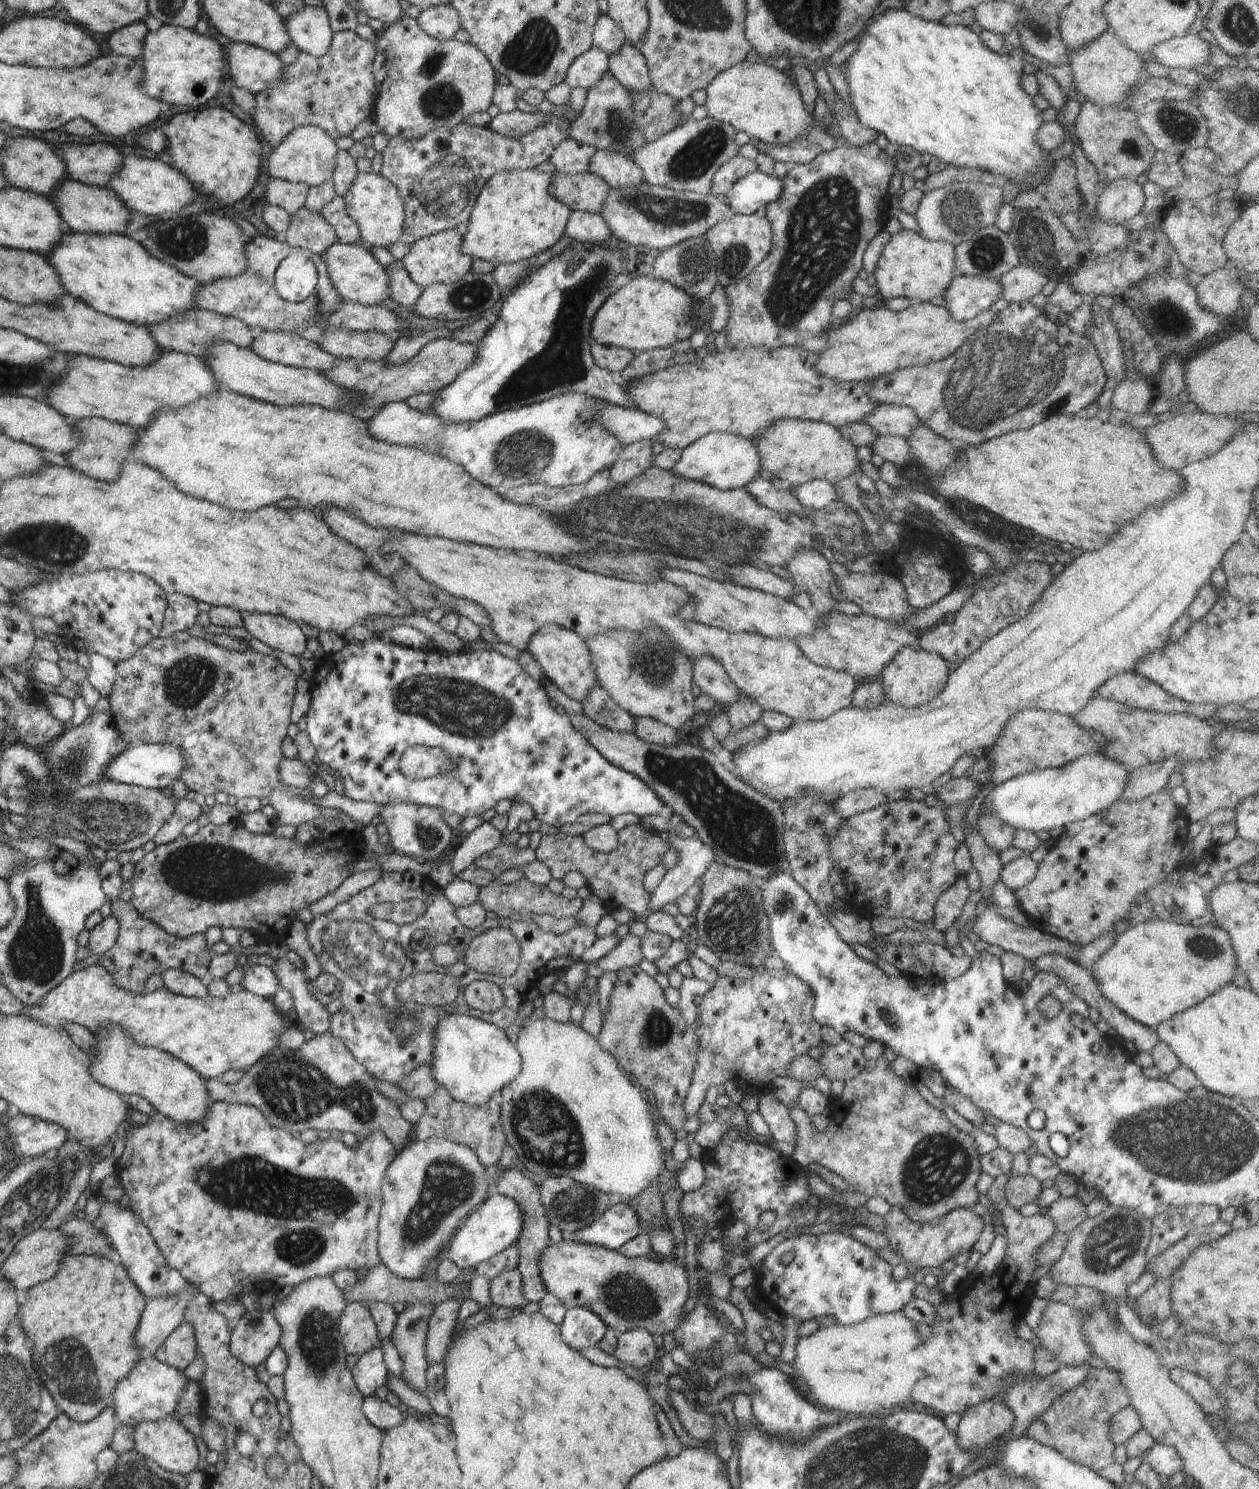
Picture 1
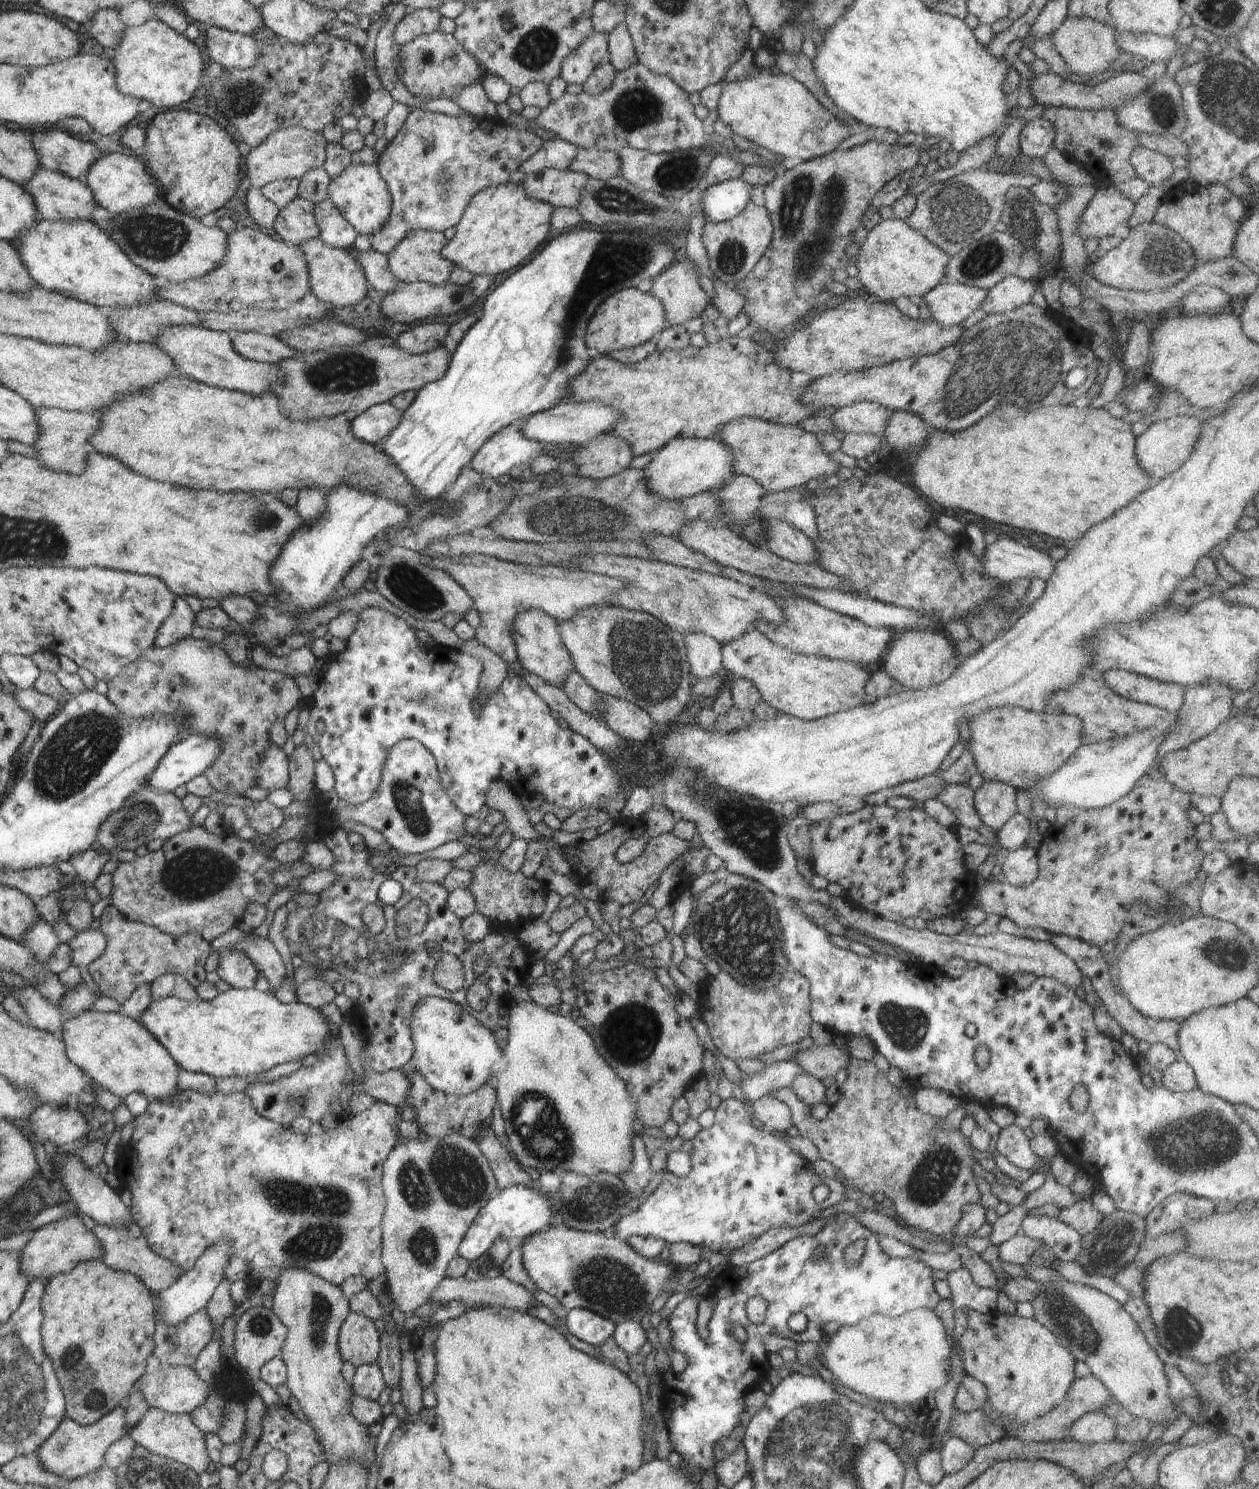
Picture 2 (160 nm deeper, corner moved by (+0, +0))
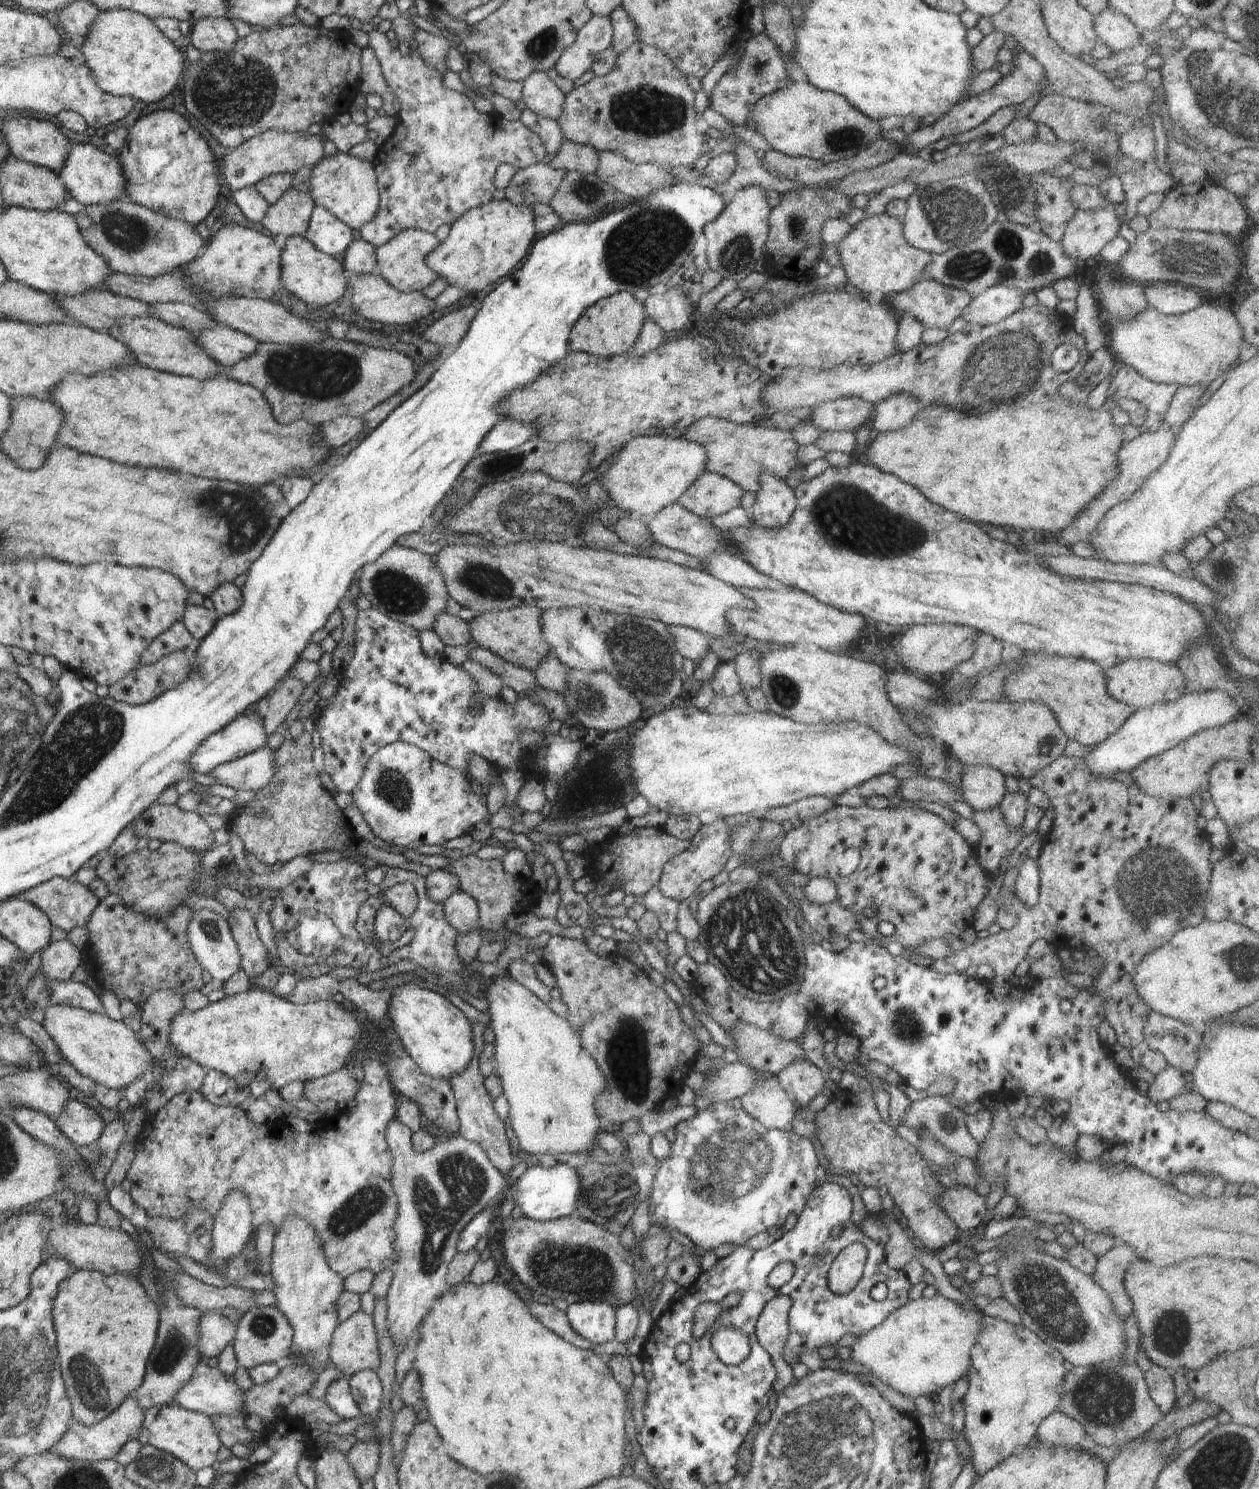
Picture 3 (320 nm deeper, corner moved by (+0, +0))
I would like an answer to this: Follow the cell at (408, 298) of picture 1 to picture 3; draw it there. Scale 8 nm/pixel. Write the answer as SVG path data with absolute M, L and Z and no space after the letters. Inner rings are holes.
M353 239L341 258L343 268L354 274L371 275L377 273L375 246L364 239Z

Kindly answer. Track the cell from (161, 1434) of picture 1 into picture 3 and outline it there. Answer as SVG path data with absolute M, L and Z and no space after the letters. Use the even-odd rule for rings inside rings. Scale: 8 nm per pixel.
M174 1402L146 1409L143 1427L137 1439L143 1445L150 1445L173 1454L194 1472L216 1463L217 1452L222 1446L212 1417L192 1412Z

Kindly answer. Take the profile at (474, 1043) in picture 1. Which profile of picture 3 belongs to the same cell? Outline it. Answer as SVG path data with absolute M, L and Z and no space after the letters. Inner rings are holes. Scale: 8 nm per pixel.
M404 983L393 989L393 996L389 998L387 1007L388 1024L394 1026L405 1051L425 1075L447 1080L449 1076L461 1073L468 1066L468 1063L471 1063L472 1057L475 1055L472 1025L466 1019L464 1013L446 999L444 995L430 989L421 988L416 983Z

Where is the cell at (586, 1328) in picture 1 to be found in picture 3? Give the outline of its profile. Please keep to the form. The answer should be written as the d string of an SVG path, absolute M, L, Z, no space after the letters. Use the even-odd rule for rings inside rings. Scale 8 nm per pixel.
M582 1301L565 1310L570 1326L595 1345L615 1339L615 1309L602 1301Z

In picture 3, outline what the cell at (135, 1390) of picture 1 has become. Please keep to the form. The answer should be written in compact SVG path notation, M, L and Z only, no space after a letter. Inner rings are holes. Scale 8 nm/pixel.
M204 1363L196 1365L192 1378L177 1392L174 1403L209 1417L243 1416L243 1394L236 1379L228 1377L218 1367Z

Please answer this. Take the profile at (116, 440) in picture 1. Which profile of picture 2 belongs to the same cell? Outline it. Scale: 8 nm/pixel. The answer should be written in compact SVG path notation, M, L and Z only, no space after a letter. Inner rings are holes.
M50 407L35 409L35 419L39 425L39 435L31 446L38 459L47 469L80 474L84 472L87 454L96 451L89 441L99 427L99 418L92 413L67 411Z

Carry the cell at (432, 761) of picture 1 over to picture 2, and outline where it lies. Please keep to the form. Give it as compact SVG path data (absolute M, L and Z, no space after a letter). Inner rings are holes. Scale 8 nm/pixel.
M417 740L397 742L389 751L381 768L381 781L370 800L360 806L341 803L329 812L336 826L345 821L360 822L378 830L392 851L422 854L446 842L459 840L468 834L464 830L467 816L449 799L441 783L435 756Z

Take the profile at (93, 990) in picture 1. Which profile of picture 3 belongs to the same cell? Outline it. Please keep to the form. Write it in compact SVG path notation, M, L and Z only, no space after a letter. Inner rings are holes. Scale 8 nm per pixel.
M249 988L240 994L233 996L225 996L220 1001L207 1004L203 1009L199 1011L189 1011L186 1008L182 1008L176 1015L172 1017L169 1026L169 1042L173 1050L177 1053L182 1053L184 1057L190 1057L195 1063L200 1063L206 1070L219 1070L224 1072L226 1076L233 1078L241 1087L248 1087L252 1082L260 1082L260 1080L268 1080L272 1087L278 1091L280 1088L284 1088L286 1084L294 1082L294 1080L302 1080L302 1082L310 1081L311 1079L317 1079L325 1077L330 1073L336 1072L337 1070L348 1068L346 1061L352 1060L352 1055L356 1050L356 1044L361 1043L364 1046L364 1042L361 1041L364 1034L372 1033L373 1029L378 1029L378 1032L382 1031L382 1026L372 1026L368 1024L362 1016L353 1010L348 1010L344 1005L336 1003L336 1001L330 1000L317 1000L311 1003L291 1003L286 999L279 997L274 992L268 991L267 989L260 988Z

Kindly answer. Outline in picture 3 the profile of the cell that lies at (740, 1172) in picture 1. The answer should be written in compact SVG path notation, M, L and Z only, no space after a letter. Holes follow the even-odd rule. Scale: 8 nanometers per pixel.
M734 1099L723 1103L710 1103L706 1108L697 1109L696 1114L694 1114L692 1118L683 1120L675 1125L675 1133L676 1139L671 1144L669 1155L664 1160L659 1161L657 1165L653 1193L650 1196L651 1205L649 1206L649 1218L651 1224L654 1224L653 1221L655 1220L656 1222L660 1222L660 1224L667 1224L670 1228L682 1232L682 1234L687 1236L701 1252L718 1250L718 1246L720 1245L723 1245L724 1249L724 1245L728 1243L737 1244L738 1246L744 1245L752 1236L756 1236L756 1234L760 1234L760 1232L766 1232L770 1230L770 1228L774 1228L774 1226L781 1227L790 1214L798 1216L802 1212L814 1187L824 1183L834 1183L844 1187L848 1191L852 1199L851 1221L855 1227L860 1228L860 1224L866 1220L866 1215L870 1214L870 1212L866 1210L866 1207L863 1206L860 1190L858 1190L858 1187L853 1184L850 1179L840 1173L829 1173L822 1167L820 1160L818 1160L818 1156L814 1153L814 1147L810 1139L802 1138L792 1131L767 1129L743 1109L740 1099Z

